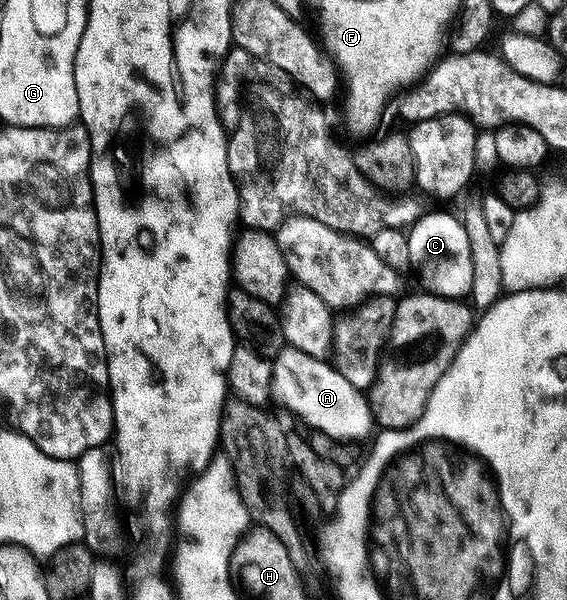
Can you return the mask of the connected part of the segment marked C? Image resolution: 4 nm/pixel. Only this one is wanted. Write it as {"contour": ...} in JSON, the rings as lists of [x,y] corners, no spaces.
{"contour":[[[424,211],[407,232],[409,258],[413,272],[419,275],[424,289],[433,296],[463,298],[471,290],[471,256],[465,250],[463,221],[447,212]]]}

